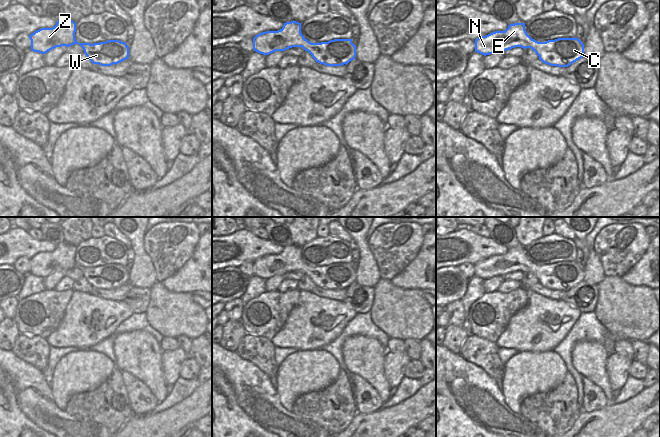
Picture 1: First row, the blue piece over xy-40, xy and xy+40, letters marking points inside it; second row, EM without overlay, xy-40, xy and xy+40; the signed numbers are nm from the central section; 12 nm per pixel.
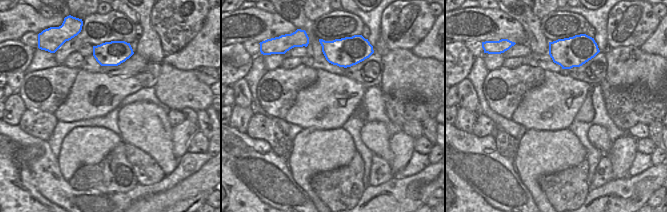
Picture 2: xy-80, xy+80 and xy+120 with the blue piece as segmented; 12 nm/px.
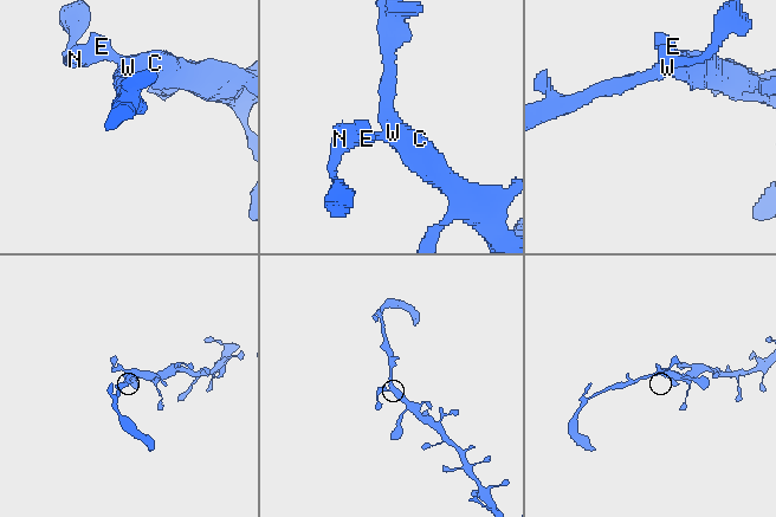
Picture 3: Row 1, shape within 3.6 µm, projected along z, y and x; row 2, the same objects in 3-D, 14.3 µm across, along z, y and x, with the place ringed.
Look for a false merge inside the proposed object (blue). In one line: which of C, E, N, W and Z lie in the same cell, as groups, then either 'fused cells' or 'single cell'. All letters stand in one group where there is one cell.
C E N W Z | single cell

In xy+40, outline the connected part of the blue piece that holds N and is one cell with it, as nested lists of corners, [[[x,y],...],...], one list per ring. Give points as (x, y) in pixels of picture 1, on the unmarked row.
[[[525,247],[510,248],[505,255],[495,255],[475,264],[475,276],[484,280],[515,271],[531,272],[543,287],[558,291],[568,291],[584,279],[584,268],[578,262],[538,266],[527,258]]]

